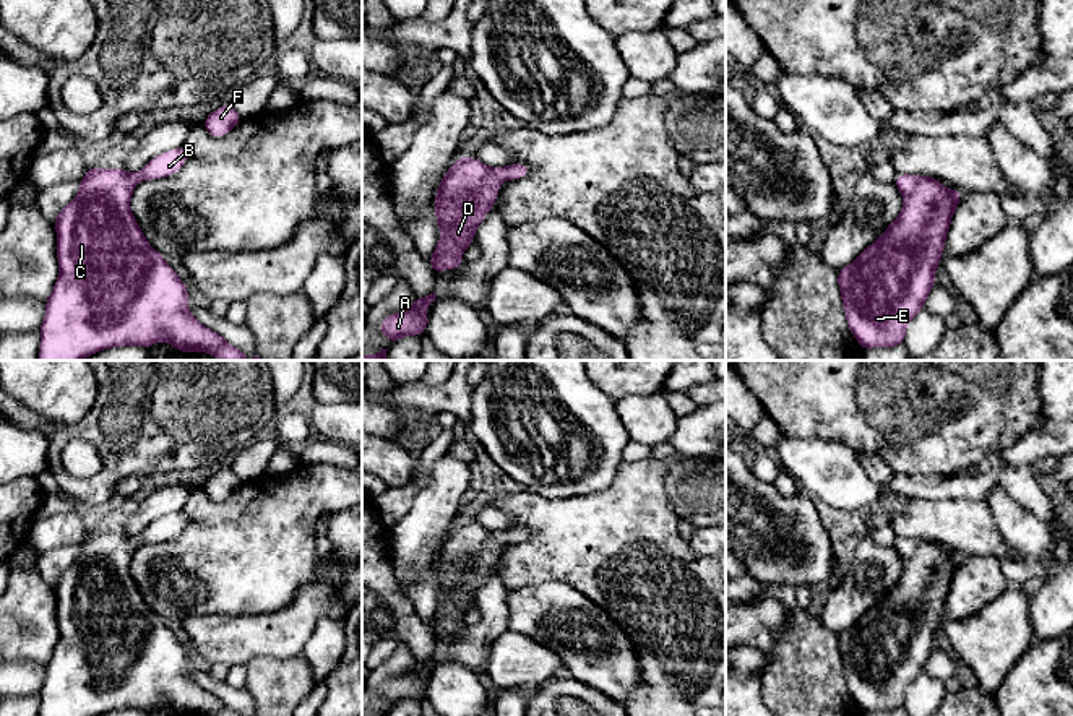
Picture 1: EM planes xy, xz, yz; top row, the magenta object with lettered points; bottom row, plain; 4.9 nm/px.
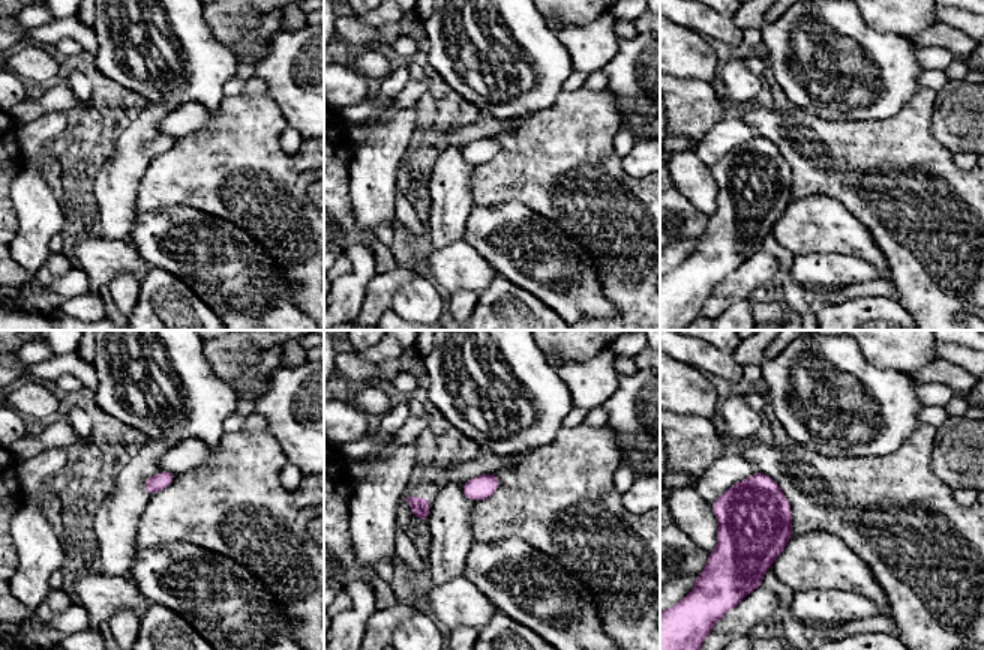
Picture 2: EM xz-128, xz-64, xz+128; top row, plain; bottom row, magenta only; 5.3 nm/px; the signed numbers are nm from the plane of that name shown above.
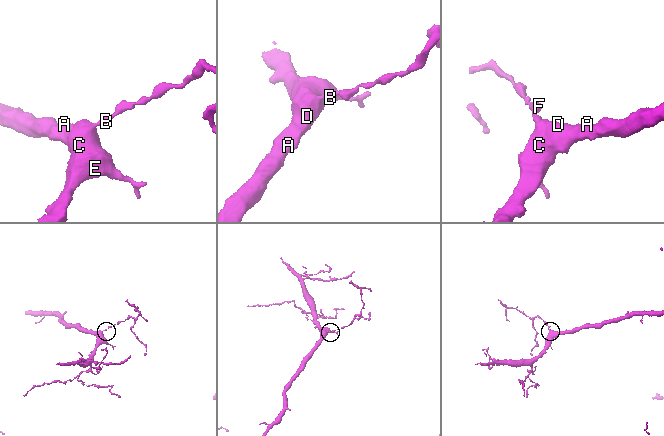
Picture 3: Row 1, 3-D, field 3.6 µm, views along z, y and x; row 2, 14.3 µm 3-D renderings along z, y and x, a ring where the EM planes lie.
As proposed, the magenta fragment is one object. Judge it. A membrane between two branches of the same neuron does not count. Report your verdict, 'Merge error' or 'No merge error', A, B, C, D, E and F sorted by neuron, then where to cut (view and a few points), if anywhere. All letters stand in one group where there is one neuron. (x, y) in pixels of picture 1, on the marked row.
No merge error. Groups: A B C D E F. No split

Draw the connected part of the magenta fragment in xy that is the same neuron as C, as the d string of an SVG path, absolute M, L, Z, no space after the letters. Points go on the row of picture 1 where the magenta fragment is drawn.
M183 146L154 156L140 172L91 166L80 180L78 195L60 209L57 232L58 279L45 300L39 360L84 360L88 356L119 346L149 349L166 341L180 352L211 354L221 360L248 360L221 334L203 326L188 310L190 294L164 257L143 235L130 208L140 180L162 179L187 162Z

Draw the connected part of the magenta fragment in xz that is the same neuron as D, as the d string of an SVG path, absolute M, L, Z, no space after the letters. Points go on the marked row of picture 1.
M471 156L458 157L443 175L435 195L435 218L440 242L429 260L435 274L458 270L463 250L474 242L476 231L498 198L505 180L523 179L531 172L526 164L489 167Z

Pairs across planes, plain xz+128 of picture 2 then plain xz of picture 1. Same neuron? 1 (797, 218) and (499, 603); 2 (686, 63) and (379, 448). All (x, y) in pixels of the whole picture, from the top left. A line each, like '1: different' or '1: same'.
1: different
2: different

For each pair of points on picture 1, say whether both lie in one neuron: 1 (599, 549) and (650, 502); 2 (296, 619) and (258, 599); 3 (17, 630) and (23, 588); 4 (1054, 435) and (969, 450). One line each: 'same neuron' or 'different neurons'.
1: same neuron
2: different neurons
3: same neuron
4: different neurons

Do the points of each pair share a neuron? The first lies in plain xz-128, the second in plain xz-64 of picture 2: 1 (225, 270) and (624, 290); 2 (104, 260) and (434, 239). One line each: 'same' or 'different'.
1: different
2: different

